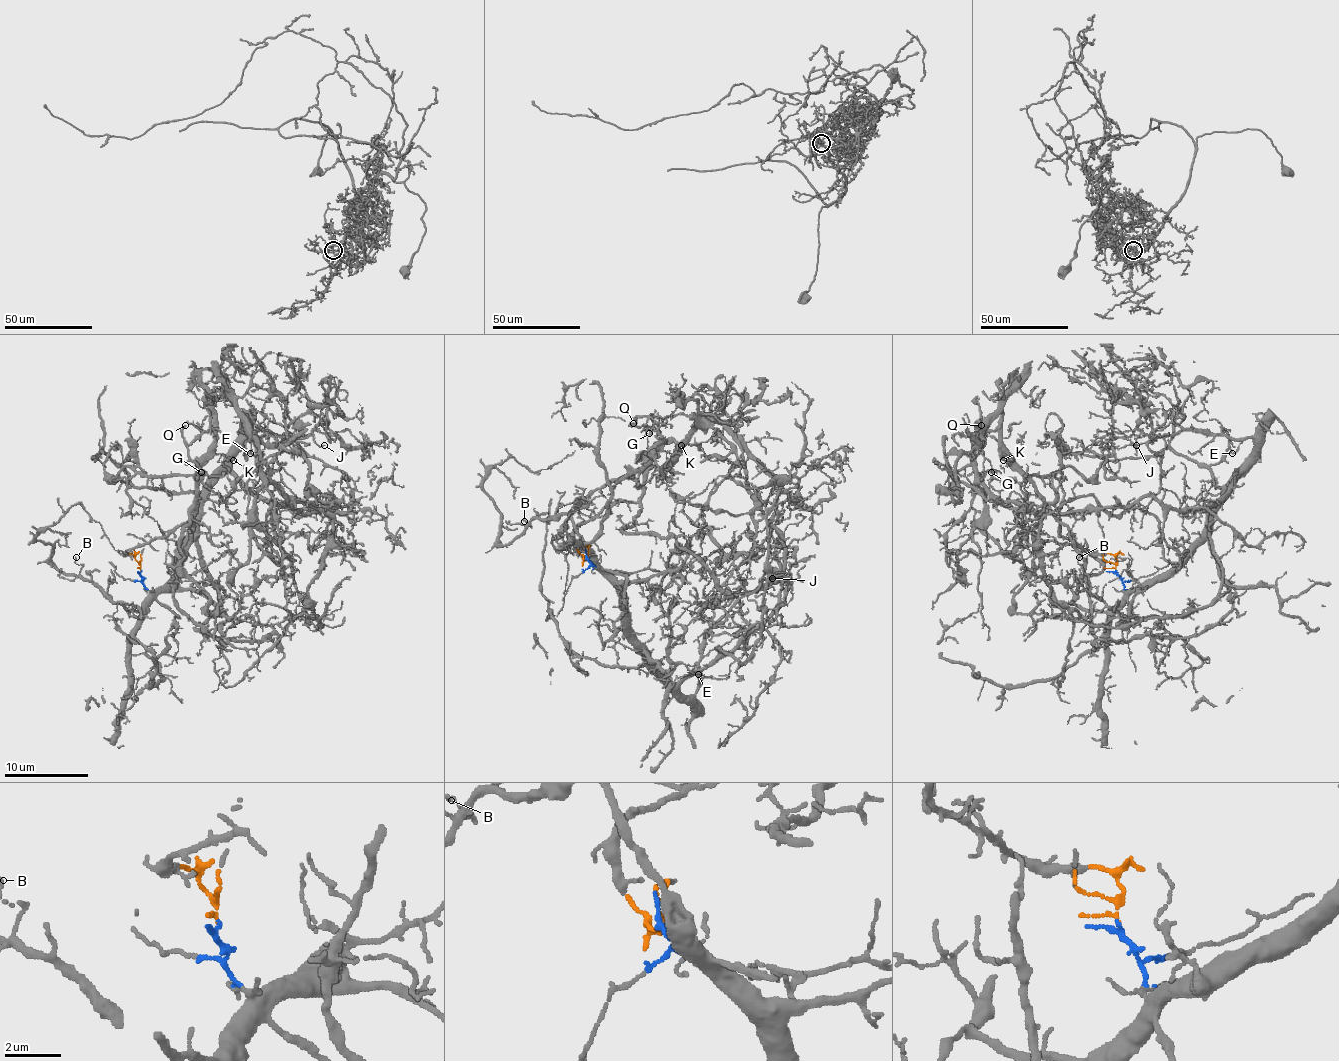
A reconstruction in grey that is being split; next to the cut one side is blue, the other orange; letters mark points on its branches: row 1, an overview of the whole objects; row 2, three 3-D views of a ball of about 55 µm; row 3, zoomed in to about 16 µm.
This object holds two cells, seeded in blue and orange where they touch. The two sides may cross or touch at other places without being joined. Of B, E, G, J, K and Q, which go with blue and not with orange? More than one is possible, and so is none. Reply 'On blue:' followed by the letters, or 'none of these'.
On blue: B, E, J

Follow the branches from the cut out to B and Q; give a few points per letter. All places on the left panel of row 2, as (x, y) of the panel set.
B: (142, 570), (140, 576), (148, 595), (140, 612), (129, 612), (87, 580), (74, 561), (77, 557)
Q: (140, 570), (125, 553), (173, 532), (194, 511), (194, 469), (213, 443), (213, 431), (188, 443), (186, 424)

